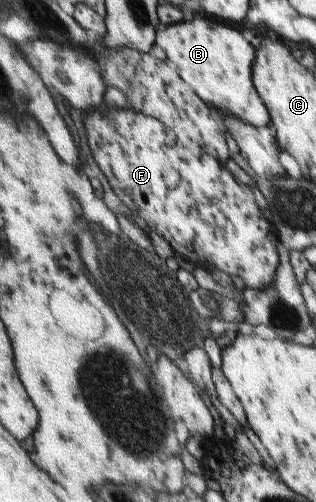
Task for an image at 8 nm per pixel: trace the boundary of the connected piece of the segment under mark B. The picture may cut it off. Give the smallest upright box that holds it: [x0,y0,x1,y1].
[151,18,270,127]

